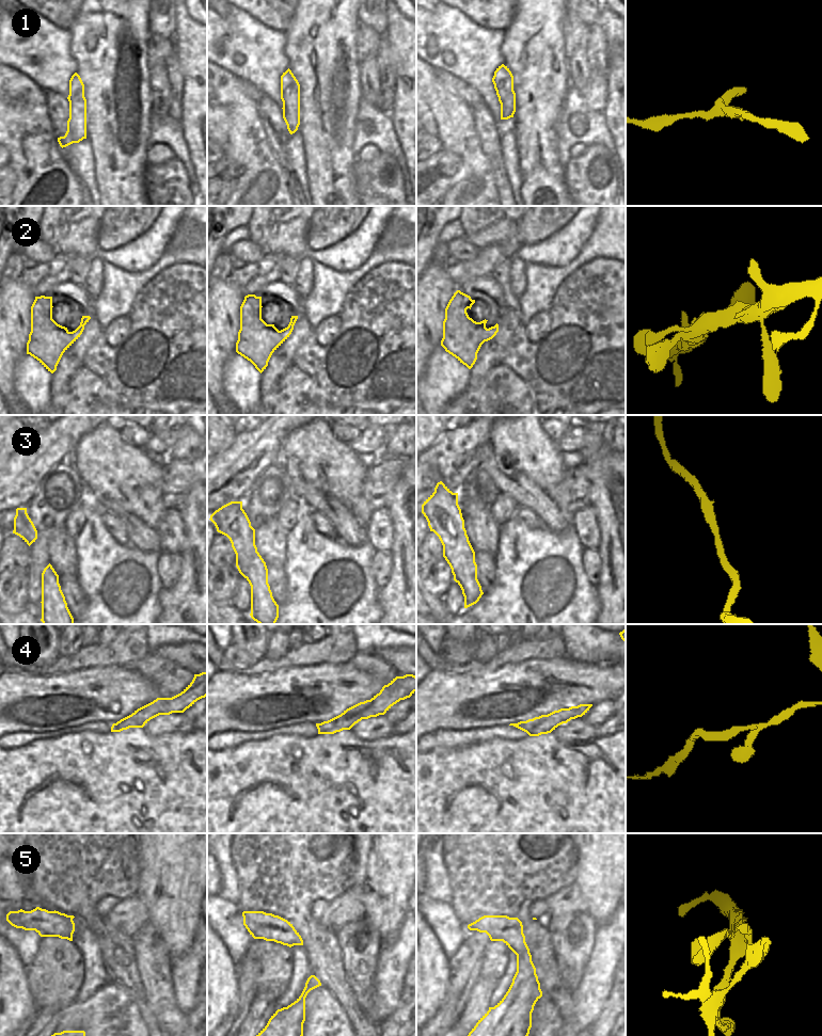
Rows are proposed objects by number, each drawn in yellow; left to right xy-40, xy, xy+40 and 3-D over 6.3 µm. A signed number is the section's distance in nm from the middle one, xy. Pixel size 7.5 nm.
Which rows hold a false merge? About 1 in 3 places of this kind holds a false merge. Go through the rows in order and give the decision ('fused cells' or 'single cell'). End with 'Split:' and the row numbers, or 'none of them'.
1: single cell
2: single cell
3: single cell
4: single cell
5: single cell
Split: none of them

